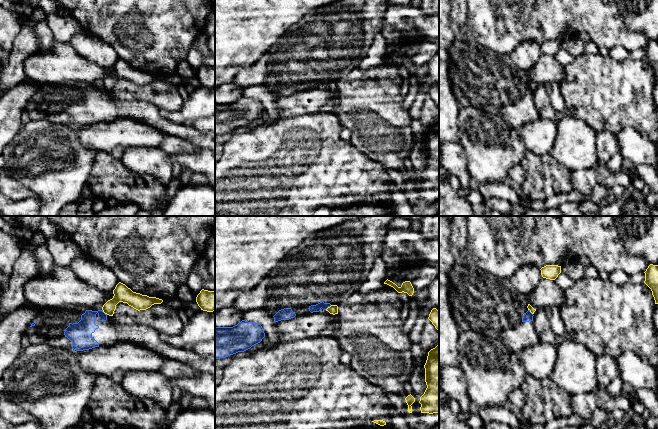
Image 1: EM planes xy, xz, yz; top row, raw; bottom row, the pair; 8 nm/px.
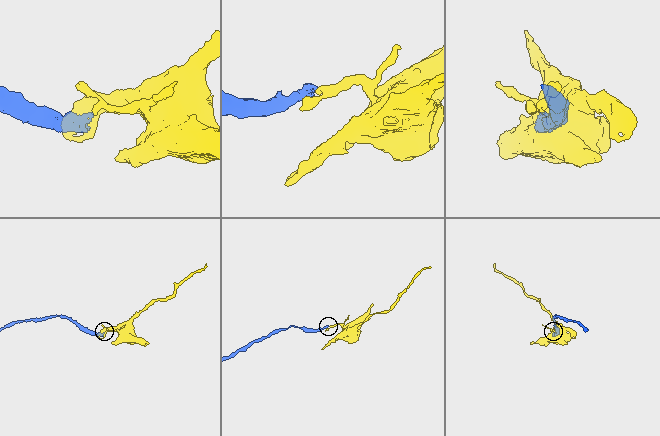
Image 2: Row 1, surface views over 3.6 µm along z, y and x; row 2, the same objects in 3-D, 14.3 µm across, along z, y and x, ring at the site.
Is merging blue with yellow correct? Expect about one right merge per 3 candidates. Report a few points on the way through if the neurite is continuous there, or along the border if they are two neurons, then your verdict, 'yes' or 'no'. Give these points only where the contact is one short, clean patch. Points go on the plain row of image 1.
border along xy (102, 85), (107, 90); no

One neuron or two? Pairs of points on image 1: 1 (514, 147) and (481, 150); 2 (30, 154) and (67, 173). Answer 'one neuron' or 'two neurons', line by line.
1: one neuron
2: one neuron

